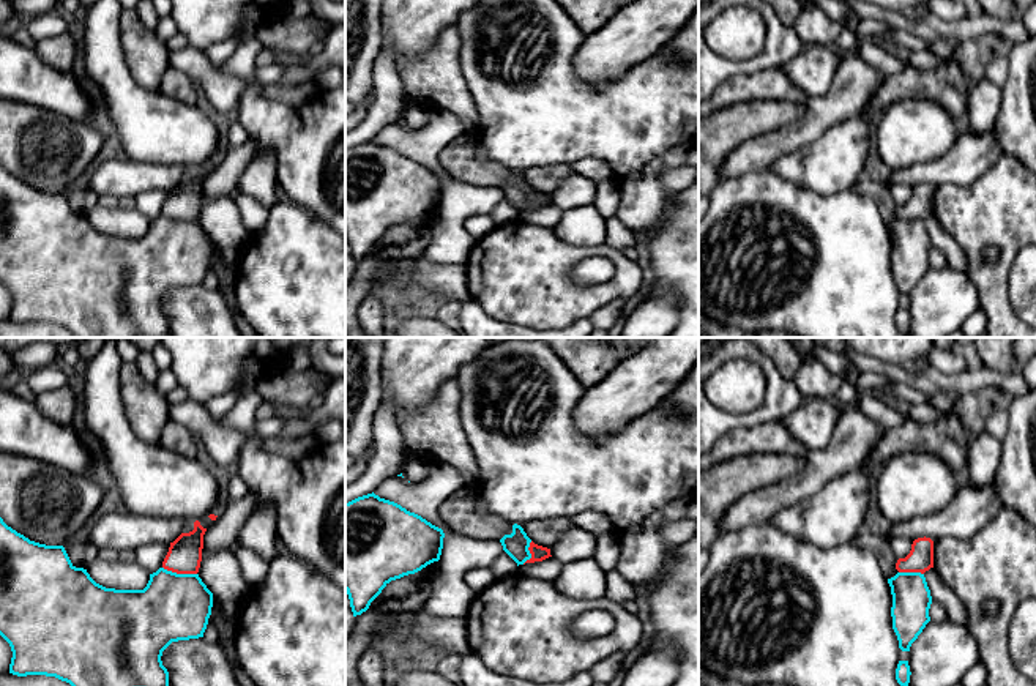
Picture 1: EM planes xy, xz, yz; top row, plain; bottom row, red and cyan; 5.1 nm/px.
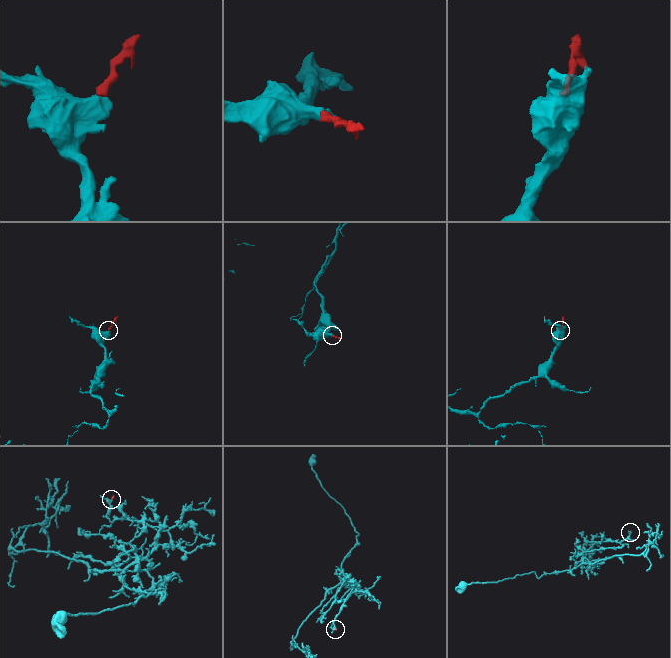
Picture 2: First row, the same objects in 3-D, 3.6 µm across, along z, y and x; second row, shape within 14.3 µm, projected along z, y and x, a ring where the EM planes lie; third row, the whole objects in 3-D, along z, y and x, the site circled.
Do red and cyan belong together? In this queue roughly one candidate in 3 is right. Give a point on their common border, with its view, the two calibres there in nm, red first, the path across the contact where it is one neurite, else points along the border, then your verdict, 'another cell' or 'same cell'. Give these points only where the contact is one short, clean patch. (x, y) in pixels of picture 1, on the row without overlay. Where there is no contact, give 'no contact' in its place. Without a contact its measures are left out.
xy (180, 219) | 180/340 nm | along xy (163, 213), (177, 219), (196, 221) | another cell

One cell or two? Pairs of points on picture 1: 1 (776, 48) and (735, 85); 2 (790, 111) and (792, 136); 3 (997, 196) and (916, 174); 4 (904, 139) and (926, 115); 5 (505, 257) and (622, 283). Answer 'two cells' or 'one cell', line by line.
1: two cells
2: two cells
3: two cells
4: one cell
5: one cell

